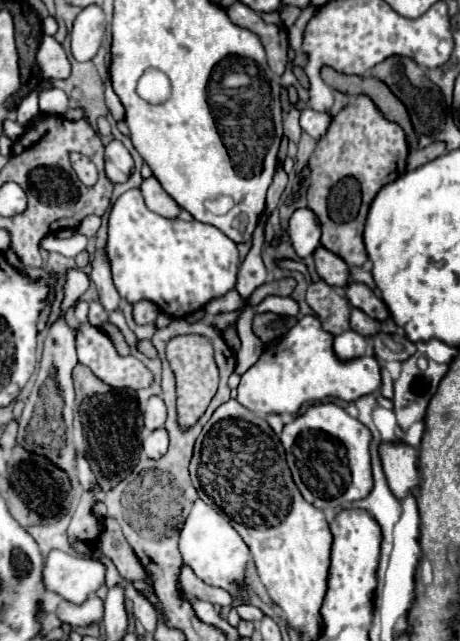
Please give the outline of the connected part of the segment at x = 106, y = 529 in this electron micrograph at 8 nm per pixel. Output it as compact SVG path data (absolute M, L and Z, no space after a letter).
M115 519L103 521L103 531L99 535L101 553L111 559L111 563L117 567L117 571L127 579L139 579L143 581L145 571L141 567L141 561L137 555L133 555L133 549L129 543L125 543L125 537L121 533L121 527L117 527Z

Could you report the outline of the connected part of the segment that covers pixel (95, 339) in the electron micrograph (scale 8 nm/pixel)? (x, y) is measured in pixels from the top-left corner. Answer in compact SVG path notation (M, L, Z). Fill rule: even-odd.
M77 301L75 303L75 347L77 347L77 357L79 357L79 363L87 365L103 383L107 383L109 387L115 387L115 389L133 389L133 391L139 391L139 389L145 389L153 383L153 373L137 359L137 357L121 357L111 339L97 327L89 325L87 321L87 311L89 311L89 303L85 301Z

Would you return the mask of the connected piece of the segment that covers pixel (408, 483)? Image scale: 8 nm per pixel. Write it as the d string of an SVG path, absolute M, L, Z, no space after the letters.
M381 443L381 461L387 475L391 493L397 499L407 497L419 487L419 467L417 467L417 449L405 443Z

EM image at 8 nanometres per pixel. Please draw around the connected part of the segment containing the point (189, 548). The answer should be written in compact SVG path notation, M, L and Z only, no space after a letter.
M201 499L195 501L179 537L179 551L183 555L183 561L195 571L199 579L203 579L207 585L221 587L231 593L235 599L247 599L247 585L245 583L245 573L247 573L247 563L251 561L249 547L245 541L239 537L239 533L231 527L231 523L219 515L213 507L203 503Z

